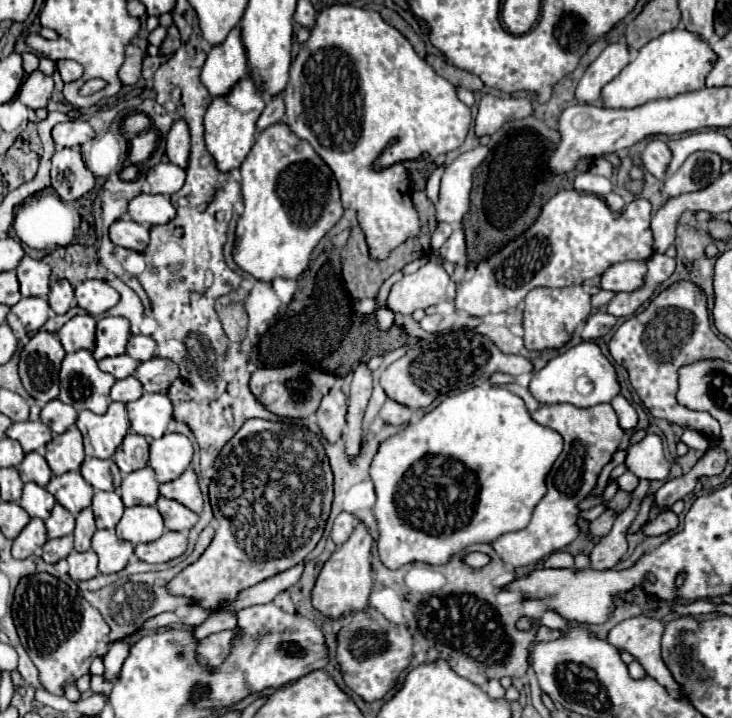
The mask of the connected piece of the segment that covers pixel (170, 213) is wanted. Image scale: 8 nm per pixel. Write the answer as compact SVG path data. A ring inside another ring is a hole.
M138 195L128 205L128 215L140 225L164 225L176 217L168 195Z

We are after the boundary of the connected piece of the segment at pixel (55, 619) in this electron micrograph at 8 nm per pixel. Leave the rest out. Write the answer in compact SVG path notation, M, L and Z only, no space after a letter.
M34 573L20 579L14 601L12 619L20 635L22 647L28 651L36 669L40 671L40 683L46 691L62 695L66 683L88 675L88 667L94 657L108 653L106 641L110 627L96 607L92 607L78 589L56 579L50 573Z

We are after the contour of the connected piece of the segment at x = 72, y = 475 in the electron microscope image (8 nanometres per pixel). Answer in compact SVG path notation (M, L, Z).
M70 471L64 475L54 475L50 483L46 485L52 495L56 495L56 501L66 507L72 515L80 513L82 509L90 507L94 489L86 479L80 475L80 471Z

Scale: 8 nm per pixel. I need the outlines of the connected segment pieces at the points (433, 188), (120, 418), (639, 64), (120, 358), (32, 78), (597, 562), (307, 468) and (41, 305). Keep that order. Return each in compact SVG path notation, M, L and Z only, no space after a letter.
M438 167L434 169L434 173L428 177L428 183L426 183L426 195L436 201L436 195L438 195L438 189L440 189L440 177L444 173L444 167Z
M110 403L104 415L80 411L76 425L84 435L86 451L98 459L110 459L130 431L130 419L124 403Z
M678 25L672 31L662 33L660 37L648 41L638 53L636 59L630 61L622 73L604 87L602 99L604 107L624 109L624 107L638 107L640 103L648 103L648 99L658 97L672 97L688 91L704 89L704 79L712 71L716 61L716 53L708 41L700 35L688 31L684 25Z
M124 353L124 355L116 355L116 357L112 357L112 359L100 359L98 363L100 363L100 369L102 369L102 371L112 373L116 379L126 379L126 377L134 375L134 371L136 371L136 367L138 367L138 361L132 359L132 357L126 355L126 353Z
M34 71L32 75L28 75L26 83L22 85L22 89L18 93L18 99L30 109L40 109L40 107L48 105L52 89L54 89L52 77L44 75L40 71Z
M638 491L634 493L634 501L630 503L628 509L624 509L622 513L618 513L612 531L600 539L600 543L594 545L594 549L588 553L590 559L590 569L596 571L604 571L604 569L612 569L620 557L626 553L628 543L626 543L626 529L632 523L630 515L636 515L640 507L640 499L638 499Z
M248 419L222 447L214 469L216 477L210 483L210 505L218 519L216 535L202 557L168 583L172 595L194 597L202 607L218 607L220 601L232 601L242 589L302 563L320 541L334 499L334 477L320 435L300 425L296 431L280 421Z
M20 299L20 303L16 303L8 313L8 325L14 333L36 333L48 321L48 313L50 305L46 299Z

